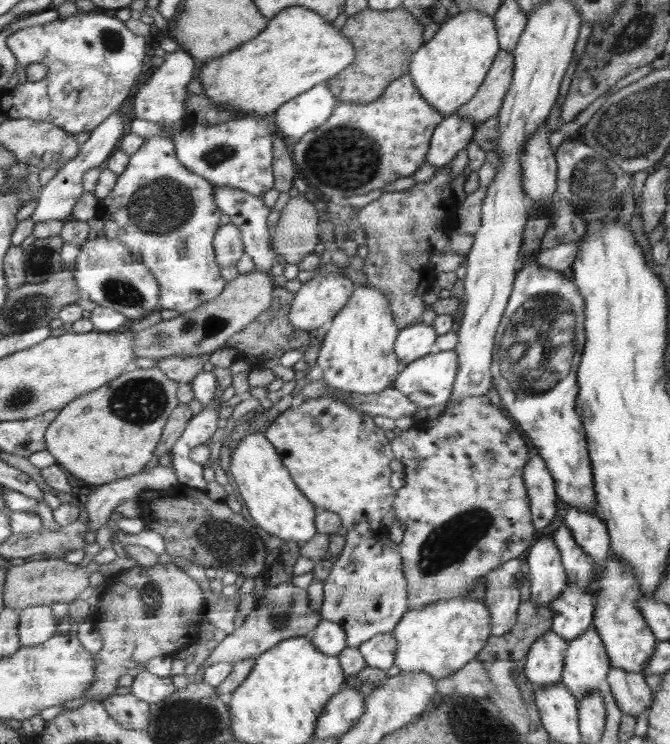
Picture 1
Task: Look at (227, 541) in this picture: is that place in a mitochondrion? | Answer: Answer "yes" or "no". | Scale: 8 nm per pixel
yes

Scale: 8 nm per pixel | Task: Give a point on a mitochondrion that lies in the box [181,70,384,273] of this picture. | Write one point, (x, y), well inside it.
(218, 154)

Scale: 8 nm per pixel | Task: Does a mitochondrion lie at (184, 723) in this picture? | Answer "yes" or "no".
yes

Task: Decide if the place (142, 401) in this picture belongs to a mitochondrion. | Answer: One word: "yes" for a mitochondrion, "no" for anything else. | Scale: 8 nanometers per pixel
yes

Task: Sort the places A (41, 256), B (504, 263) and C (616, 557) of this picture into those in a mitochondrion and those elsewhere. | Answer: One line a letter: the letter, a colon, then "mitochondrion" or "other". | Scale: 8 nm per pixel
A: mitochondrion
B: other
C: other

